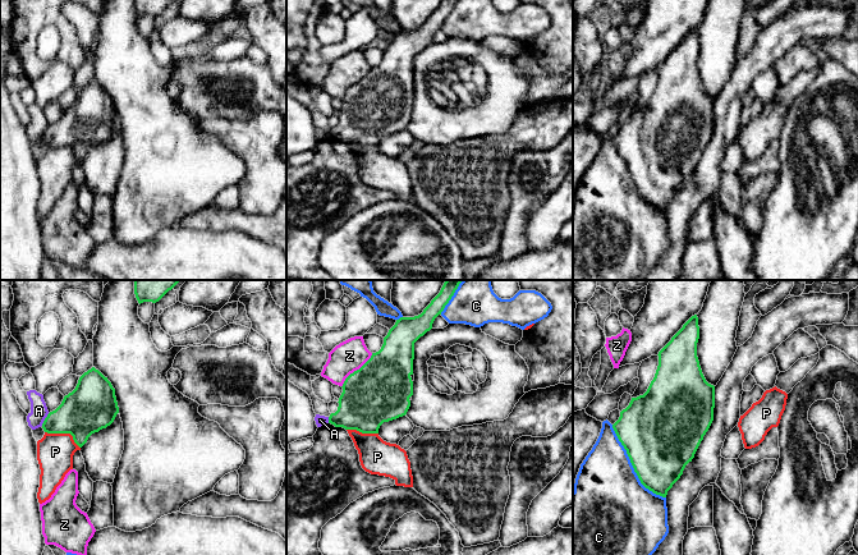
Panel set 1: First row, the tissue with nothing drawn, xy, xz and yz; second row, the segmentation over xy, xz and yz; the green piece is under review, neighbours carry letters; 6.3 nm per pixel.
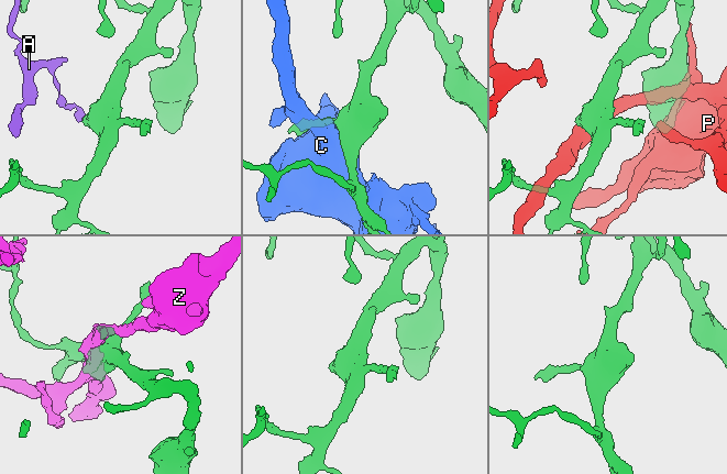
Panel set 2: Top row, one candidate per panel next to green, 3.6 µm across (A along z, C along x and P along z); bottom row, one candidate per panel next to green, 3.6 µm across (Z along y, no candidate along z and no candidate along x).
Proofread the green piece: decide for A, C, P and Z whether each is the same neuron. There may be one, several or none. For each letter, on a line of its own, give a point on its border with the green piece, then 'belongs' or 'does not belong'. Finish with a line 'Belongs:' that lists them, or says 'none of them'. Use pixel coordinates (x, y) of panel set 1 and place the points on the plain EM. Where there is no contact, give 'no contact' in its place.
A: meets green in xy at (45, 133); does not belong
C: meets green in yz at (632, 178); does not belong
P: meets green in xy at (64, 146); does not belong
Z: meets green in xz at (357, 83); does not belong
Belongs: none of them

